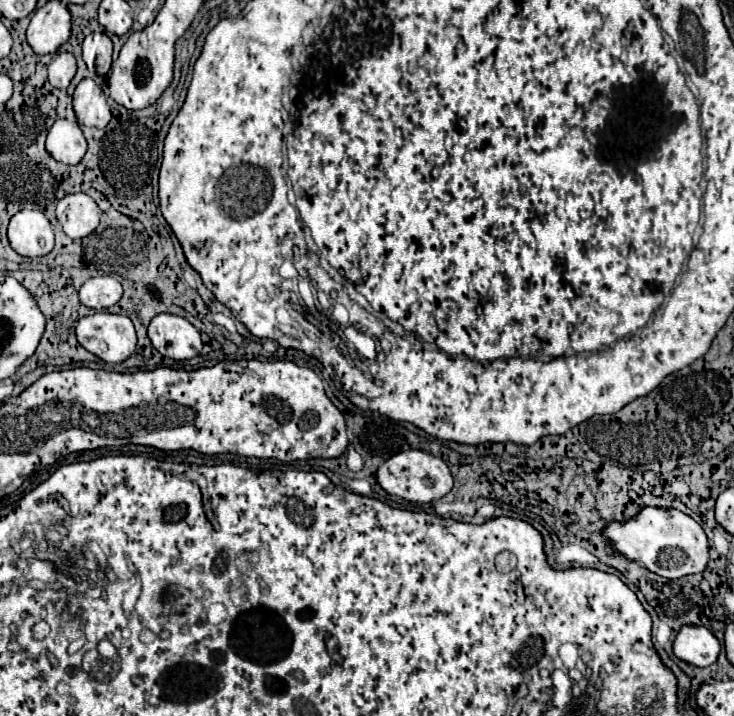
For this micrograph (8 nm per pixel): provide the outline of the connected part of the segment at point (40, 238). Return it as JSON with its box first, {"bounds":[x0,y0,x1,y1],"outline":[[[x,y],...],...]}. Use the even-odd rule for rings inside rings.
{"bounds":[8,211,54,257],"outline":[[[18,211],[8,225],[8,239],[16,253],[26,257],[42,257],[54,249],[54,229],[42,211]]]}

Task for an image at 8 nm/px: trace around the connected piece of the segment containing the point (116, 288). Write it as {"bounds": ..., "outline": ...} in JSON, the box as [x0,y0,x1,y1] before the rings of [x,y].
{"bounds":[78,275,122,309],"outline":[[[110,275],[88,279],[78,291],[82,304],[92,309],[108,309],[122,297],[122,285]]]}

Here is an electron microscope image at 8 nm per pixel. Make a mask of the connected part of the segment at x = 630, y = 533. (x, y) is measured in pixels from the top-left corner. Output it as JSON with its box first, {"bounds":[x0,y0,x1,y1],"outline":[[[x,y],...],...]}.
{"bounds":[602,507,710,579],"outline":[[[642,507],[632,519],[604,527],[602,537],[608,541],[614,553],[620,553],[628,561],[638,561],[648,571],[666,579],[680,579],[692,573],[702,573],[710,559],[710,547],[704,529],[690,515],[678,509]]]}

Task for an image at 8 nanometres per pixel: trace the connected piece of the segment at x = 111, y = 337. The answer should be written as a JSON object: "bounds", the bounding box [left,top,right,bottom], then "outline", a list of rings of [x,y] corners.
{"bounds":[76,311,136,363],"outline":[[[100,311],[86,315],[76,323],[78,343],[104,359],[106,363],[122,363],[136,349],[136,331],[126,315]]]}

